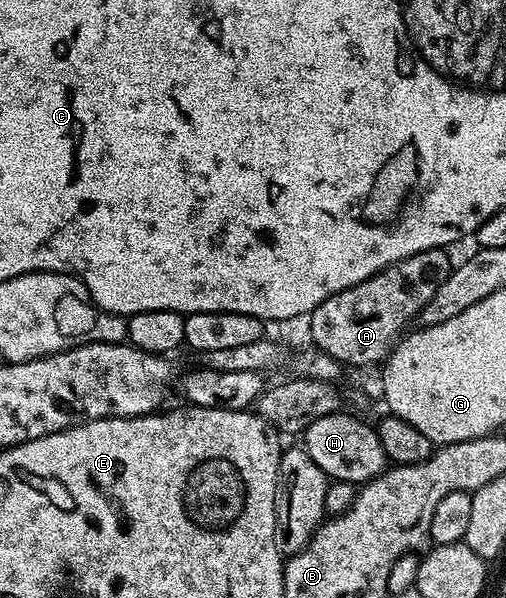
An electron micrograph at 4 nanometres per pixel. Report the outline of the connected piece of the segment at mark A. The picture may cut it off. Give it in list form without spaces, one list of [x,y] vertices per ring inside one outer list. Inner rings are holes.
[[[443,248],[411,254],[411,258],[403,258],[363,282],[331,294],[307,317],[312,347],[331,354],[342,366],[354,364],[361,368],[364,364],[380,365],[388,360],[394,344],[410,327],[408,324],[420,317],[435,290],[447,282],[451,271],[449,254]]]

